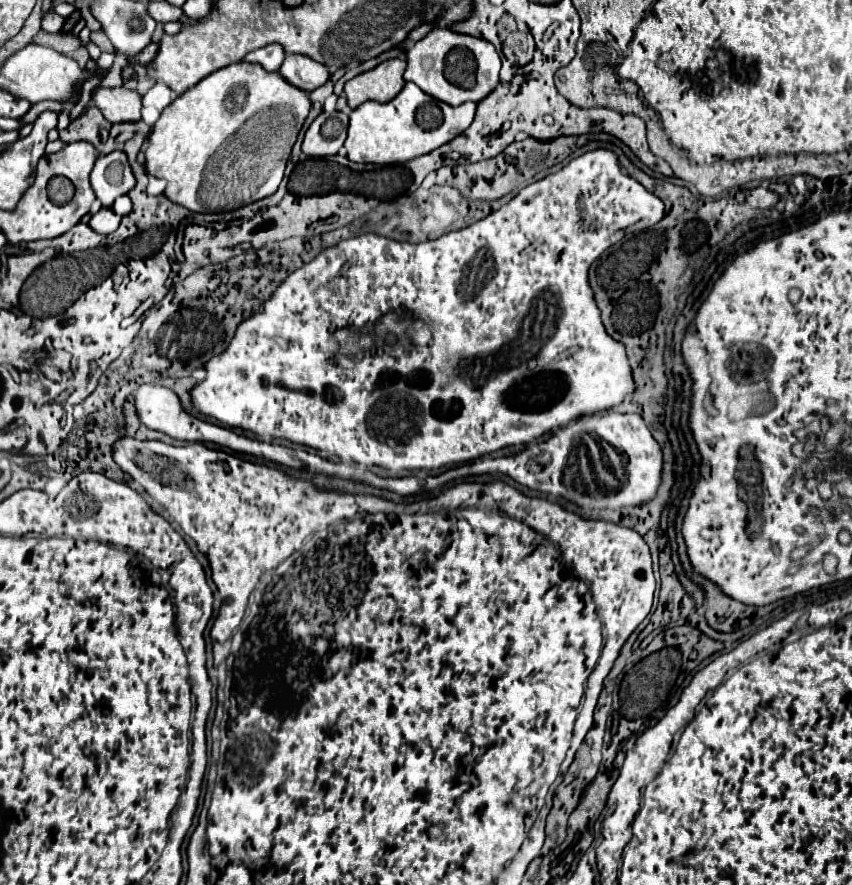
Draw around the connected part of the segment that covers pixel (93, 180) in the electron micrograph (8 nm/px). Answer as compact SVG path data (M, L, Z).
M122 151L98 157L90 173L90 185L102 207L112 207L114 199L126 195L136 183L130 163Z

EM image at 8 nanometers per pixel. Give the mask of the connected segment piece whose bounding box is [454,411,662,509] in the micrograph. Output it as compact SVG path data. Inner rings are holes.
M604 411L580 417L566 427L554 431L548 441L544 439L530 443L524 451L516 455L478 459L454 467L454 471L462 471L462 477L504 473L522 485L528 485L540 493L552 493L552 497L566 497L568 501L584 509L622 509L642 505L656 495L662 479L662 451L640 415ZM590 437L596 441L588 441ZM598 437L612 449L622 451L622 455L626 457L624 467L622 463L616 463L610 449L600 445Z

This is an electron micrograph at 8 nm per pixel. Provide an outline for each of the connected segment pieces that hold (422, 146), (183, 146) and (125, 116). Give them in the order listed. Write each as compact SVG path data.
M406 83L404 89L392 101L388 103L366 101L350 113L348 139L344 147L348 151L348 159L354 163L376 163L376 165L406 163L462 135L470 127L474 113L476 113L474 103L462 103L458 107L452 107L426 95L418 85Z
M252 63L228 65L228 69L220 69L202 79L194 89L182 93L162 111L148 135L148 147L144 149L146 173L166 179L168 185L164 195L192 213L224 213L240 209L278 189L292 145L296 143L308 111L308 93L284 81L278 71L266 73L260 65Z
M126 87L98 89L94 103L110 123L136 123L140 121L142 97L138 91Z

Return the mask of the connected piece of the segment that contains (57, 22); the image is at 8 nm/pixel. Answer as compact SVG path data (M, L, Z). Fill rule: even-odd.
M54 11L44 13L44 17L42 17L42 31L58 33L62 29L62 25L64 25L64 19L58 13L54 13Z

